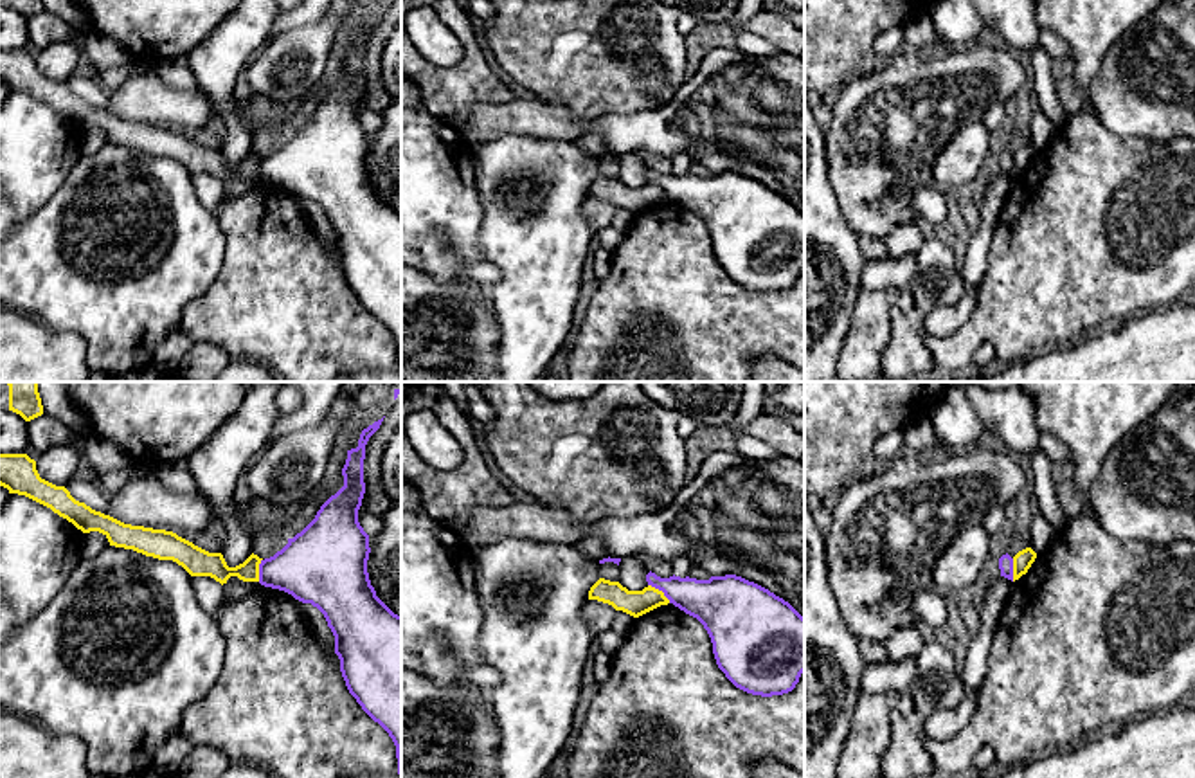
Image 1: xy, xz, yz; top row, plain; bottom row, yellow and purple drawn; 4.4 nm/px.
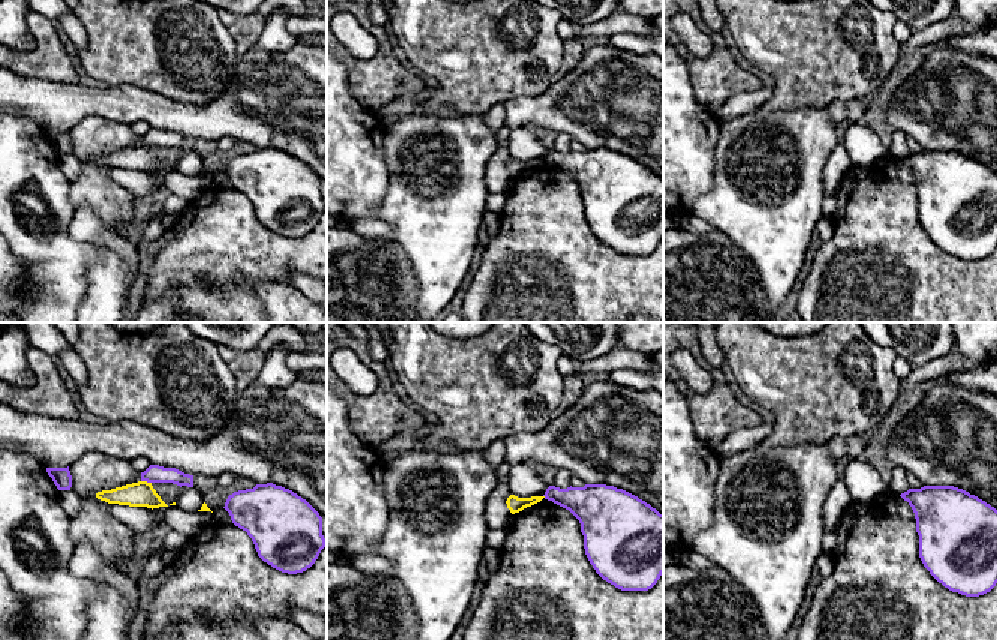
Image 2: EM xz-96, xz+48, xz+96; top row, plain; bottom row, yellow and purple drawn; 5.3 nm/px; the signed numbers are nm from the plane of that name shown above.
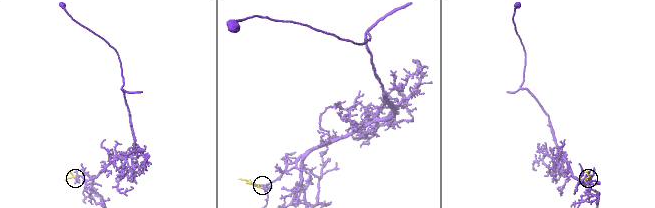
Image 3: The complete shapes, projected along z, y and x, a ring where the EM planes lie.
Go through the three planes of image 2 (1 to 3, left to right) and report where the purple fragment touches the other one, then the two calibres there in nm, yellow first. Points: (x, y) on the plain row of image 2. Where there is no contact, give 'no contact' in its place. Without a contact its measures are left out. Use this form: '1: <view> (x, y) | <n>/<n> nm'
1: xz-96 (146, 146) | 140/100 nm
2: no contact
3: no contact

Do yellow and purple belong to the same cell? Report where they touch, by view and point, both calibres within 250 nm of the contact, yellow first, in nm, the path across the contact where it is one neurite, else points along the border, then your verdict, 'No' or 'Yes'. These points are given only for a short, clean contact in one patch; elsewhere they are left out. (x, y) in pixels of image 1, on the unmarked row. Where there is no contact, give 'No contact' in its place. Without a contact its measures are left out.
Touches yellow at xz (661, 188). Thickness 120 nm (yellow) against 220 nm. No

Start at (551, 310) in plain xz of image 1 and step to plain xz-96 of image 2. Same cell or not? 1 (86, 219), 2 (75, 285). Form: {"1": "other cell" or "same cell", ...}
{"1": "other cell", "2": "other cell"}

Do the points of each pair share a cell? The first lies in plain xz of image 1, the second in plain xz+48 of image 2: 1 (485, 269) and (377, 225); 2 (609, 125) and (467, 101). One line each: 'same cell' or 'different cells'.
1: same cell
2: different cells

